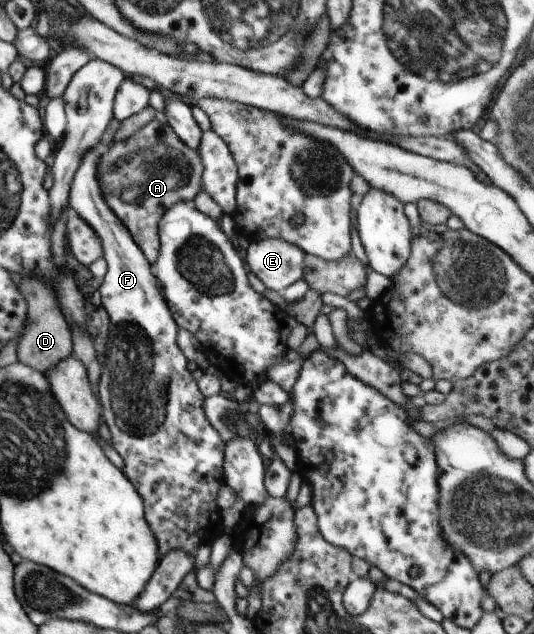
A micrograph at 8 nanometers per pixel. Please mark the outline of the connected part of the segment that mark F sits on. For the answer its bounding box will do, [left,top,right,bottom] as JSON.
[68,145,225,556]

